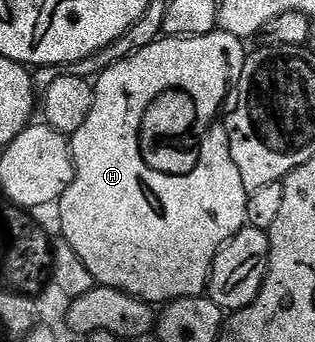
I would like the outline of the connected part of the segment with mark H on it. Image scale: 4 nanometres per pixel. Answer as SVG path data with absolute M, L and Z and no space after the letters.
M219 28L212 34L199 38L167 38L148 44L140 52L130 54L124 60L113 62L103 74L99 74L93 83L94 103L92 112L88 112L88 120L69 139L70 155L74 157L74 179L63 192L57 203L58 218L62 221L61 237L84 260L84 268L92 272L95 283L100 286L111 286L131 294L133 298L151 304L174 303L182 298L199 297L207 289L210 280L210 268L214 258L230 239L235 238L246 226L246 196L244 180L240 180L240 170L230 155L230 144L226 140L225 129L214 130L218 117L222 114L222 105L231 101L238 89L238 81L244 72L244 64L248 53L243 39L227 34Z

